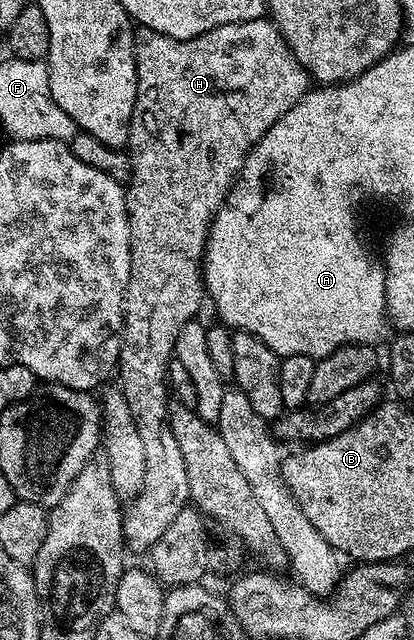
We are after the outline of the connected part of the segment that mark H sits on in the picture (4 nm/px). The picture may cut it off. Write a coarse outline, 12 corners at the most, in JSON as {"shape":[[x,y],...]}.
{"shape":[[268,18],[136,32],[119,386],[149,468],[125,546],[190,502],[169,361],[213,216],[311,90]]}

